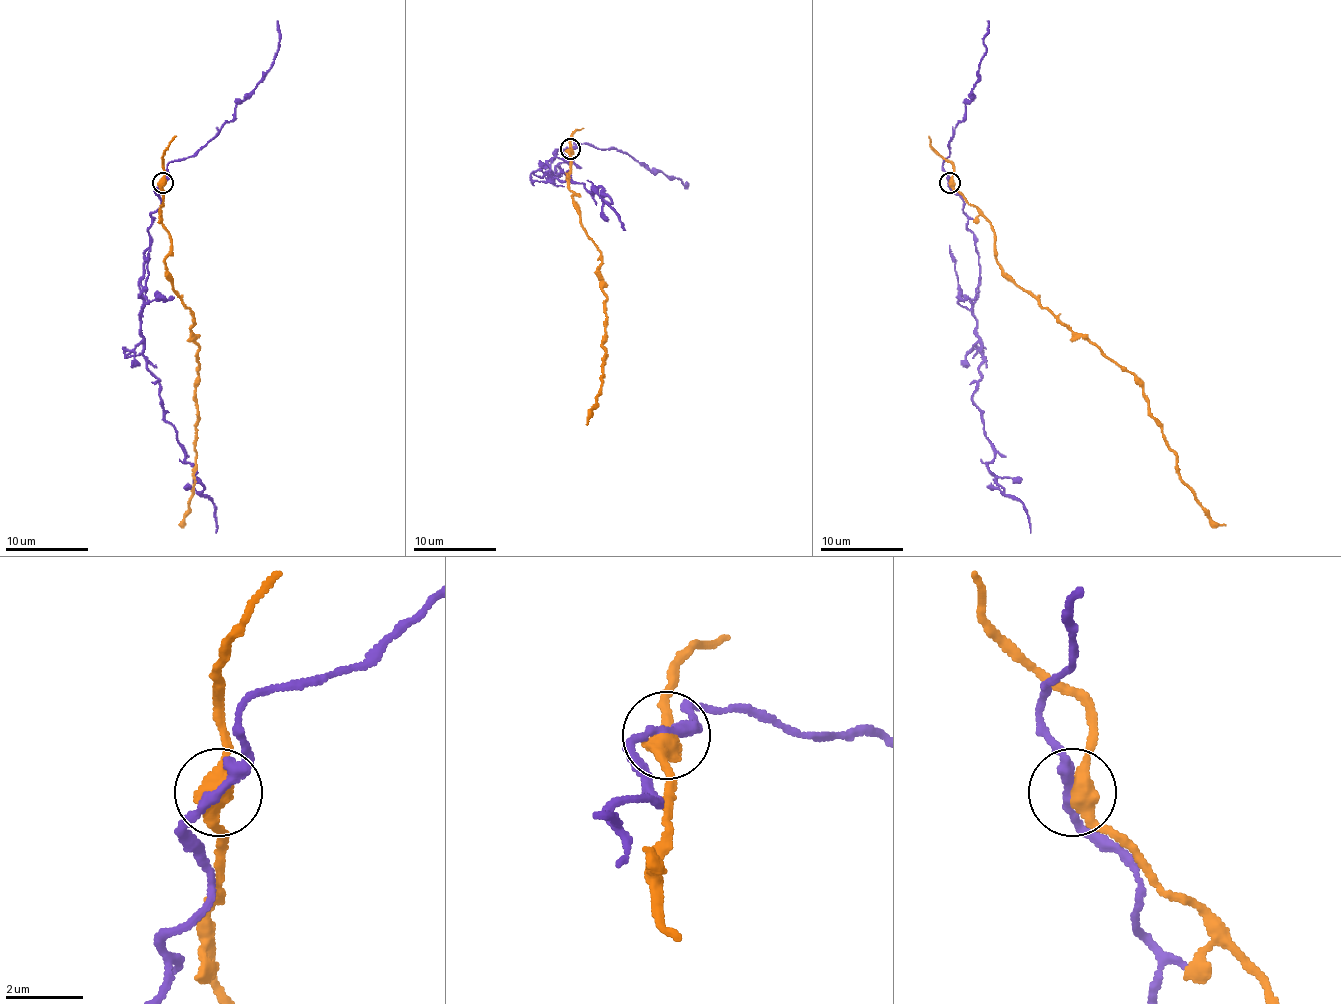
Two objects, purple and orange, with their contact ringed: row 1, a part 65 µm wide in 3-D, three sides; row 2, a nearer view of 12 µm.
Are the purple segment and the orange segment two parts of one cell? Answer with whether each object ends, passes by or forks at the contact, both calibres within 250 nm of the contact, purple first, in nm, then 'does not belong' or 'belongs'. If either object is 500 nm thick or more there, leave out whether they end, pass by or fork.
purple passes by; orange passes by; 280 nm thick on the purple side, 460 nm on the other; does not belong

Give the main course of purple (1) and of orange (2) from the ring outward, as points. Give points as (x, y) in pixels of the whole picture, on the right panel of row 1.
1: (949, 182), (980, 265), (974, 317), (982, 359), (972, 402), (994, 452), (988, 469), (1024, 506), (1030, 533)
2: (949, 182), (990, 224), (1003, 271), (1134, 375), (1148, 415), (1175, 456), (1179, 479), (1206, 514), (1225, 525)

